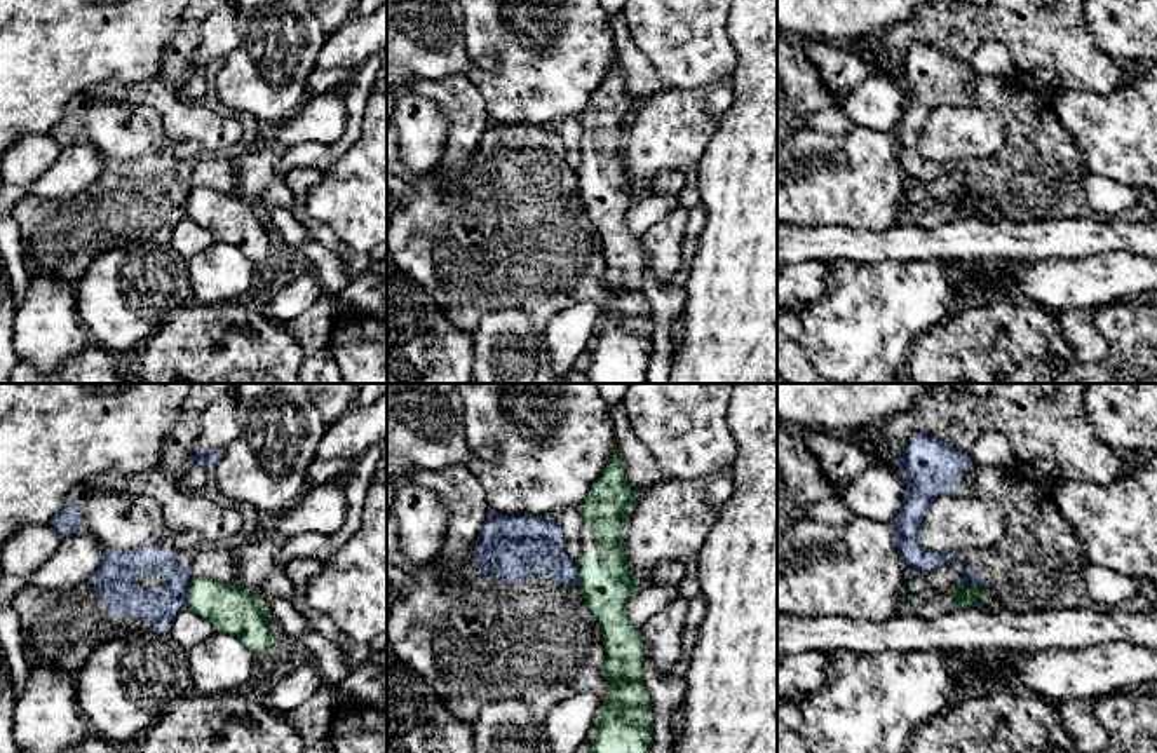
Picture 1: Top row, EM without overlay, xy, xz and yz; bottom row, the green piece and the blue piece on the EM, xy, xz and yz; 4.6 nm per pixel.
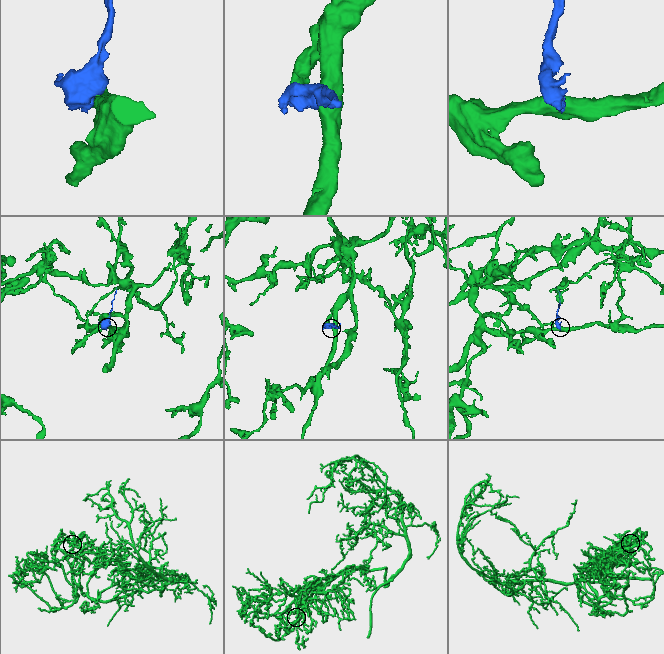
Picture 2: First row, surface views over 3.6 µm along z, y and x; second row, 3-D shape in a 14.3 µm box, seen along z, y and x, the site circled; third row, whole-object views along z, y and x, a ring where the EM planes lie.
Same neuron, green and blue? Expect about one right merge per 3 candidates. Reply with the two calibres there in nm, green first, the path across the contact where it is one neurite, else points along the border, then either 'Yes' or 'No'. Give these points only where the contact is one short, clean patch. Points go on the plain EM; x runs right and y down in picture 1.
Thickness 220 nm (green) against 160 nm. No

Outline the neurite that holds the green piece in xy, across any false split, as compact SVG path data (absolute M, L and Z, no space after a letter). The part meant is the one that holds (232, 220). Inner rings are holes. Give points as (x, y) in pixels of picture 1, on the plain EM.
M192 187L186 216L216 241L237 246L254 265L277 251L261 209L246 202L237 192Z

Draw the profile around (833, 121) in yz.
M831 106L812 113L807 119L807 126L817 132L828 132L833 136L847 134L856 127L842 106Z

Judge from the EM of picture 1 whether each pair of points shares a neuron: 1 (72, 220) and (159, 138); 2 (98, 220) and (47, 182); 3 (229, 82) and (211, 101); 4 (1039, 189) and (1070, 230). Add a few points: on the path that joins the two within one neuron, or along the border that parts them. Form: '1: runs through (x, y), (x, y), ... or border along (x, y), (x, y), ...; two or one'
1: runs through (98, 215), (148, 164); one
2: border along (101, 173), (75, 197), (40, 199), (28, 196); two
3: border along (213, 75), (216, 96), (237, 110); two
4: border along (1088, 215), (1039, 218), (1020, 223); two

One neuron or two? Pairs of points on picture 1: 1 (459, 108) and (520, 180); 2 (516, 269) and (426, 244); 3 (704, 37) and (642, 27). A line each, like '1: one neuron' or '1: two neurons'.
1: two neurons
2: one neuron
3: one neuron

